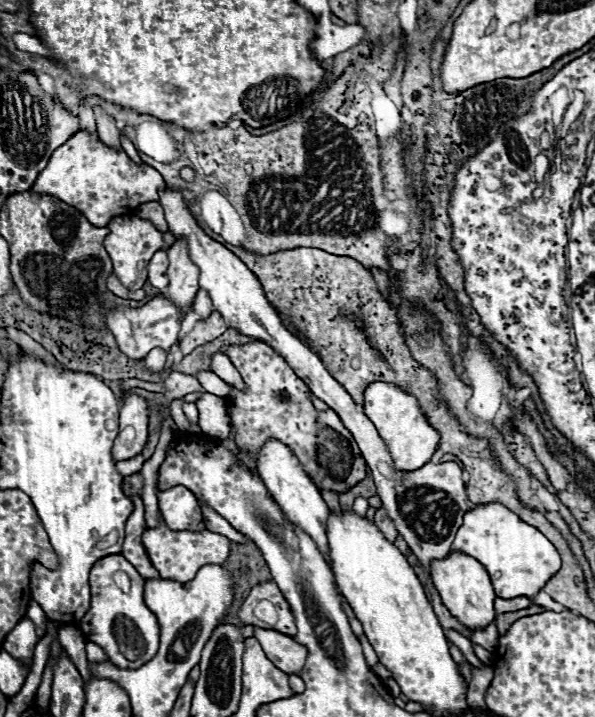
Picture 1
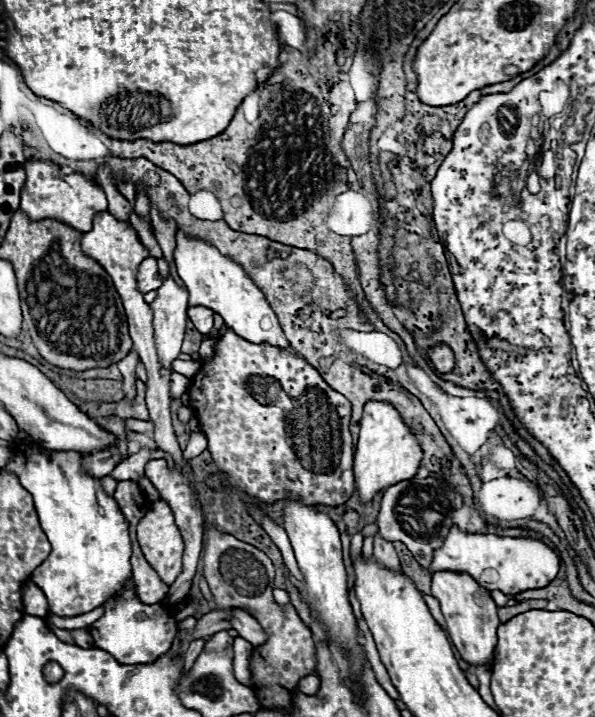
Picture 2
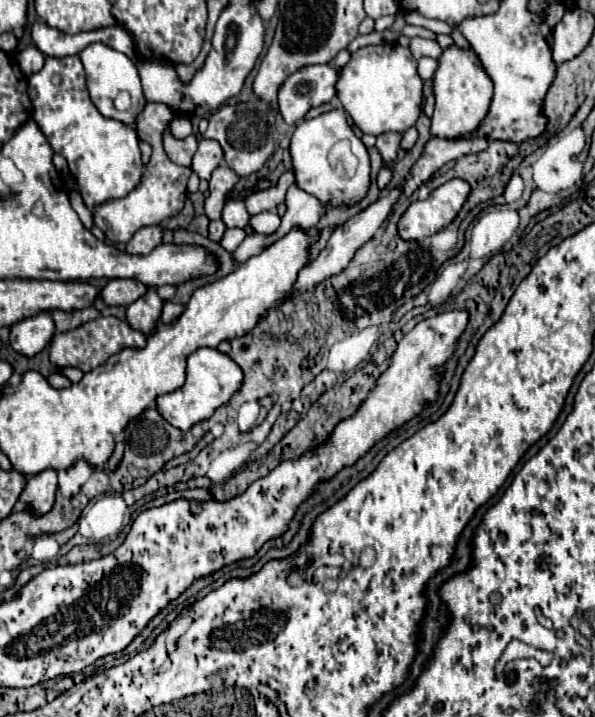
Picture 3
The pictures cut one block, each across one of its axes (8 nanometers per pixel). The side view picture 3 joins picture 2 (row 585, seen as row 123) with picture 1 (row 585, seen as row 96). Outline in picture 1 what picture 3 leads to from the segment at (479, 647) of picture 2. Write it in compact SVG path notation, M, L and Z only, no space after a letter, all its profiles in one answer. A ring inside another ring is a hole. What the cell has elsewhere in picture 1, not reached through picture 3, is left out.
M448 554L444 560L434 560L430 564L430 576L432 582L436 586L436 590L440 592L442 604L450 610L450 614L454 618L458 618L458 622L468 628L468 630L482 630L486 628L496 612L494 612L494 588L492 582L488 578L488 572L484 570L484 566L478 560L472 560L472 556L464 556L464 554Z

